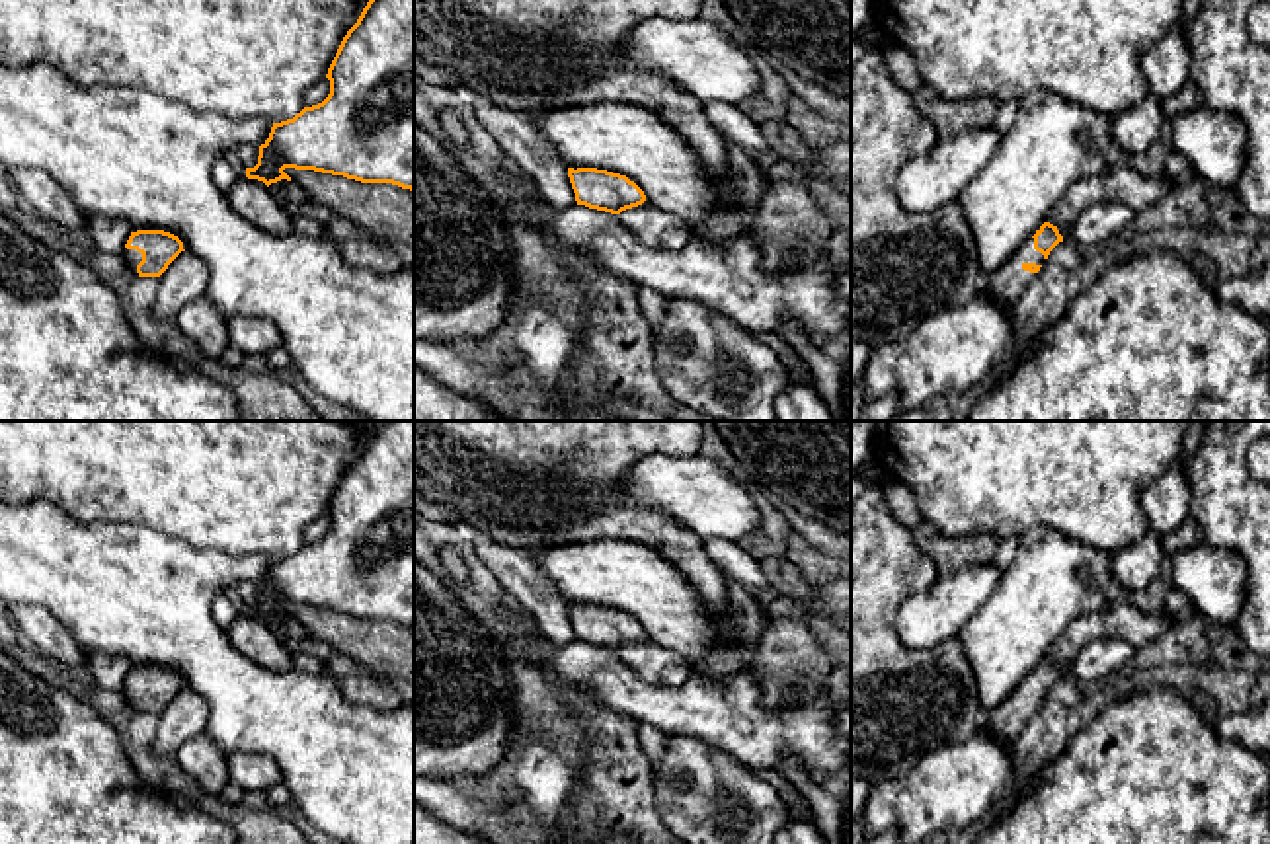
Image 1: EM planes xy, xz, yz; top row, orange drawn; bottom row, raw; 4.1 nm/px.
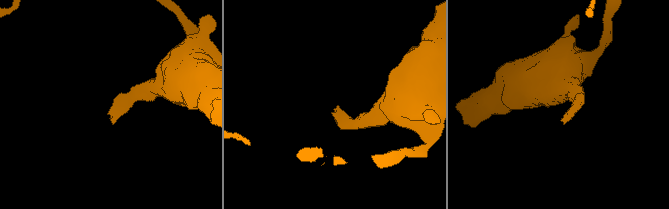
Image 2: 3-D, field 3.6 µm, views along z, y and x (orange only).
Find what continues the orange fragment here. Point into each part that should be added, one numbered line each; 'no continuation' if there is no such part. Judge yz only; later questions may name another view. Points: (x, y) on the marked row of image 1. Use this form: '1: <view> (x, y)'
1: yz (1007, 283)

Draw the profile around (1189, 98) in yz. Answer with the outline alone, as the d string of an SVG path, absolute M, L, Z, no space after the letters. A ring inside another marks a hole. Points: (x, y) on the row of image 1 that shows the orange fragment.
M1188 80L1176 94L1163 101L1165 121L1174 115L1194 111L1206 105L1206 99L1196 82Z

